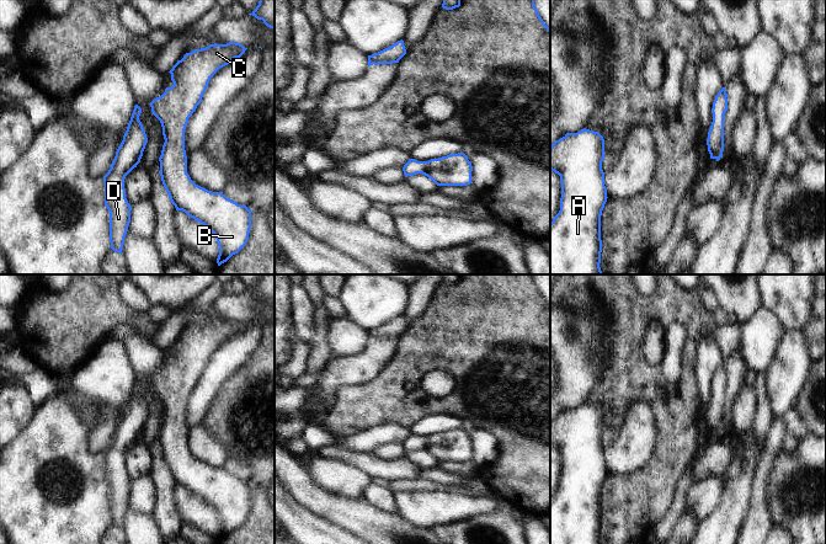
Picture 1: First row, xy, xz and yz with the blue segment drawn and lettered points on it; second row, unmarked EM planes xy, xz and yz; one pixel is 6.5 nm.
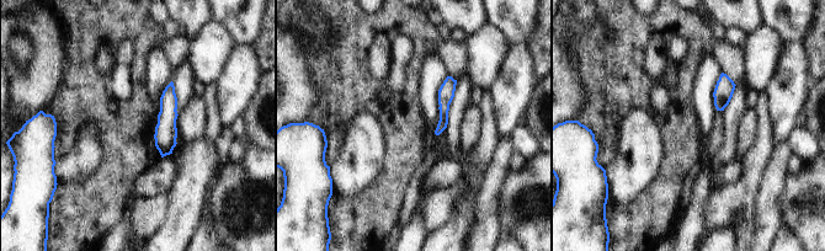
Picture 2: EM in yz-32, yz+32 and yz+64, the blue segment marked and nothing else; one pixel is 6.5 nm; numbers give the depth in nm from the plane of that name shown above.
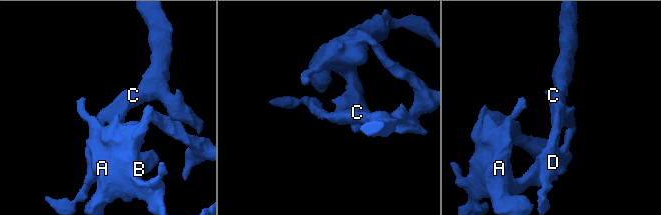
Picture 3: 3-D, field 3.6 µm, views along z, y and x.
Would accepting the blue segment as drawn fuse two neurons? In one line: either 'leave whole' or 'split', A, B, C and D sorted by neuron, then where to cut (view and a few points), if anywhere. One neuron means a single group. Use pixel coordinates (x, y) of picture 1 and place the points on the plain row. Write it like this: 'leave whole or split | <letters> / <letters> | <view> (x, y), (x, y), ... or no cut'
leave whole | A B C D | no cut

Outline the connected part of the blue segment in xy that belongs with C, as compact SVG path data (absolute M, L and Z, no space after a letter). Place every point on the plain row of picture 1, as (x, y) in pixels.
M229 318L186 329L169 347L174 361L150 378L165 415L159 433L162 460L176 486L185 487L214 510L219 522L218 542L246 521L252 487L227 474L223 468L211 468L191 455L187 449L185 405L202 378L211 353L240 334L246 325L240 319Z

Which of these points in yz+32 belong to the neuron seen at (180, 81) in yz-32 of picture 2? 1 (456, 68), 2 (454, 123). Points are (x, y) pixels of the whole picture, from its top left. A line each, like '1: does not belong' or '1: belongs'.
1: does not belong
2: belongs

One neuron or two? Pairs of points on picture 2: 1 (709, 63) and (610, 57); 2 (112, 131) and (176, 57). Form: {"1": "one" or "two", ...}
{"1": "two", "2": "two"}

